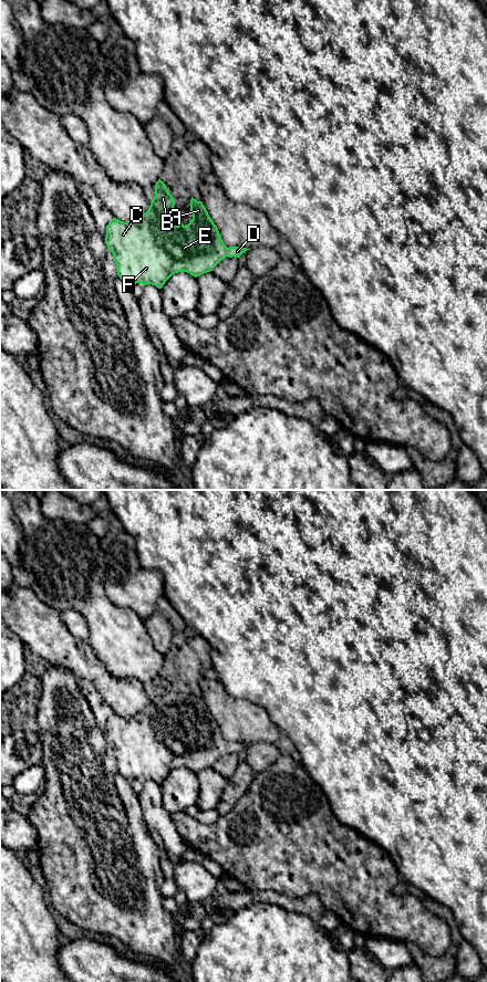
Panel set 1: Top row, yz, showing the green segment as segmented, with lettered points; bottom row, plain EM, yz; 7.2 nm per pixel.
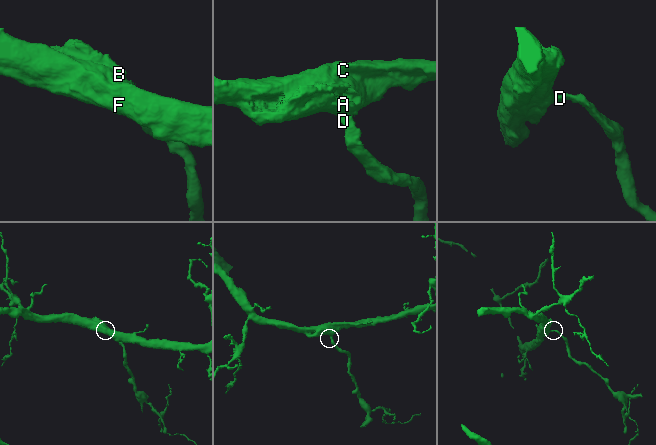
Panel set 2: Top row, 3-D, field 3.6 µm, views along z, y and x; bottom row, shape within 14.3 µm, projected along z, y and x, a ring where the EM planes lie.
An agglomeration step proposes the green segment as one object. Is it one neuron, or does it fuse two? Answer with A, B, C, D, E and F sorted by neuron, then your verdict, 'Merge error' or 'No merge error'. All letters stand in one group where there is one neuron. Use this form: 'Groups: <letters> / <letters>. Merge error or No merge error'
Groups: A B C D E F. No merge error

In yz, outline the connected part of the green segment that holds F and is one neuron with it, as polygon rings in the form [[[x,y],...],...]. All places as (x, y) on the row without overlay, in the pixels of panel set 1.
[[[158,675],[155,680],[155,691],[148,706],[142,712],[129,719],[113,713],[106,721],[105,738],[115,755],[117,771],[129,782],[142,779],[162,784],[175,769],[184,766],[197,773],[213,766],[226,752],[239,753],[250,745],[242,742],[227,743],[201,697],[191,692],[193,714],[187,721],[184,721],[180,715],[177,721],[174,719],[174,701],[173,691],[168,688],[166,680]]]

